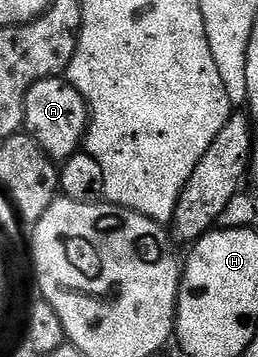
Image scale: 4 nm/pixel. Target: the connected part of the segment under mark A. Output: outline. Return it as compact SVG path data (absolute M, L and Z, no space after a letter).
M49 77L35 83L31 91L27 91L25 125L29 136L37 140L39 147L43 147L43 151L53 162L64 163L82 148L85 130L89 127L89 106L83 95L79 95L79 91L75 91L68 80Z

